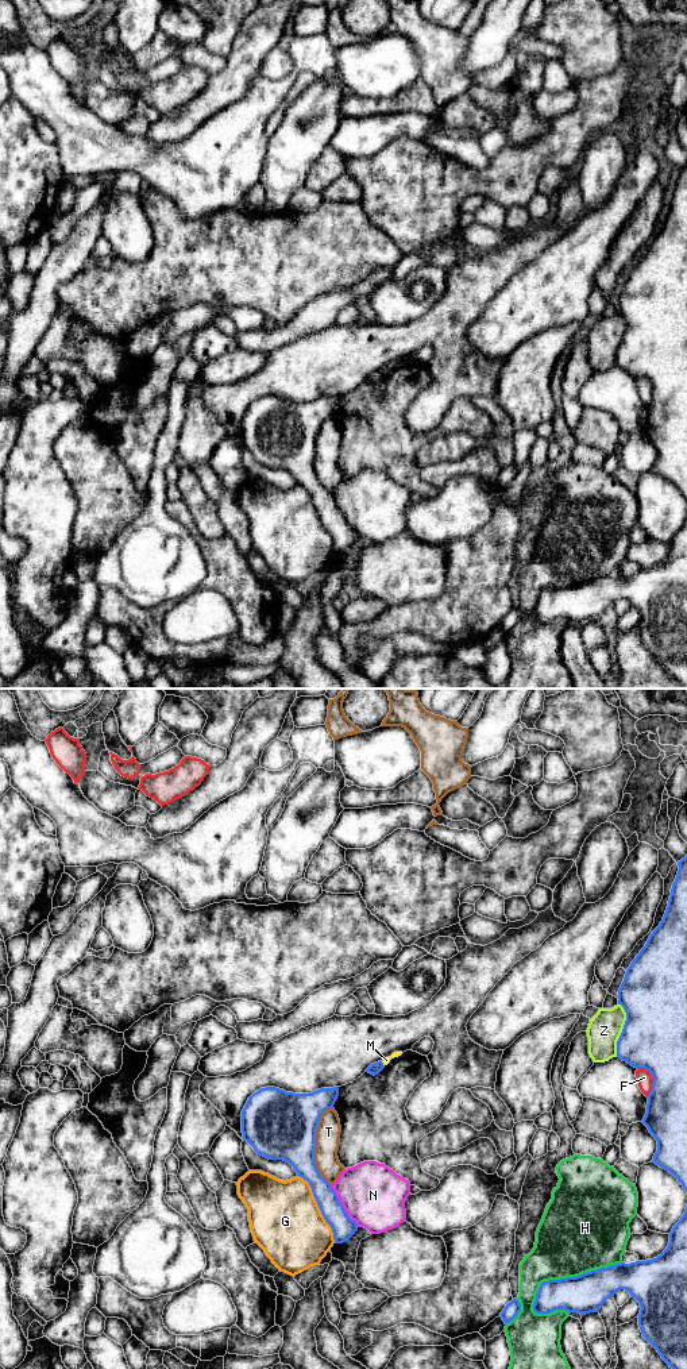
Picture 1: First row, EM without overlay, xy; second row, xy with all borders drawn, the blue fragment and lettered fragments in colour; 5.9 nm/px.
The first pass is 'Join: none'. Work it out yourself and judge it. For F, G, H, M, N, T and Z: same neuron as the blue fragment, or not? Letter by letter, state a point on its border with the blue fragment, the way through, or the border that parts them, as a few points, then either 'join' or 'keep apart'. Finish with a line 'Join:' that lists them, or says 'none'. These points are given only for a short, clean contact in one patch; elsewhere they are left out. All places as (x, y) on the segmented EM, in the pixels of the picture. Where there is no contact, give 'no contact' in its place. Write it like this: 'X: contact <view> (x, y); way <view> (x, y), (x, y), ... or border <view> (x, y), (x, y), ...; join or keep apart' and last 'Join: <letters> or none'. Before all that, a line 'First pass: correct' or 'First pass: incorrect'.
First pass: correct
F: contact xy (653, 1079); keep apart
G: contact xy (319, 1207); keep apart
H: contact xy (568, 1277); keep apart
M: contact xy (382, 1064); border xy (381, 1061), (383, 1065); keep apart
N: contact xy (342, 1206); keep apart
T: contact xy (315, 1145); keep apart
Z: contact xy (622, 1030); keep apart
Join: none

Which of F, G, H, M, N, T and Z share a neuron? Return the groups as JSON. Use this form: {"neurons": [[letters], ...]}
{"neurons": [["F"], ["G"], ["H"], ["M"], ["N"], ["T"], ["Z"]]}

